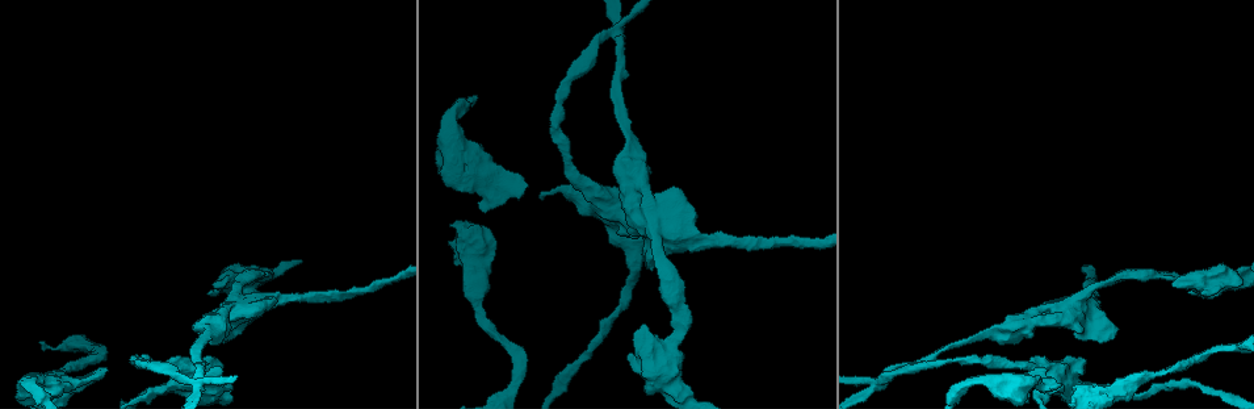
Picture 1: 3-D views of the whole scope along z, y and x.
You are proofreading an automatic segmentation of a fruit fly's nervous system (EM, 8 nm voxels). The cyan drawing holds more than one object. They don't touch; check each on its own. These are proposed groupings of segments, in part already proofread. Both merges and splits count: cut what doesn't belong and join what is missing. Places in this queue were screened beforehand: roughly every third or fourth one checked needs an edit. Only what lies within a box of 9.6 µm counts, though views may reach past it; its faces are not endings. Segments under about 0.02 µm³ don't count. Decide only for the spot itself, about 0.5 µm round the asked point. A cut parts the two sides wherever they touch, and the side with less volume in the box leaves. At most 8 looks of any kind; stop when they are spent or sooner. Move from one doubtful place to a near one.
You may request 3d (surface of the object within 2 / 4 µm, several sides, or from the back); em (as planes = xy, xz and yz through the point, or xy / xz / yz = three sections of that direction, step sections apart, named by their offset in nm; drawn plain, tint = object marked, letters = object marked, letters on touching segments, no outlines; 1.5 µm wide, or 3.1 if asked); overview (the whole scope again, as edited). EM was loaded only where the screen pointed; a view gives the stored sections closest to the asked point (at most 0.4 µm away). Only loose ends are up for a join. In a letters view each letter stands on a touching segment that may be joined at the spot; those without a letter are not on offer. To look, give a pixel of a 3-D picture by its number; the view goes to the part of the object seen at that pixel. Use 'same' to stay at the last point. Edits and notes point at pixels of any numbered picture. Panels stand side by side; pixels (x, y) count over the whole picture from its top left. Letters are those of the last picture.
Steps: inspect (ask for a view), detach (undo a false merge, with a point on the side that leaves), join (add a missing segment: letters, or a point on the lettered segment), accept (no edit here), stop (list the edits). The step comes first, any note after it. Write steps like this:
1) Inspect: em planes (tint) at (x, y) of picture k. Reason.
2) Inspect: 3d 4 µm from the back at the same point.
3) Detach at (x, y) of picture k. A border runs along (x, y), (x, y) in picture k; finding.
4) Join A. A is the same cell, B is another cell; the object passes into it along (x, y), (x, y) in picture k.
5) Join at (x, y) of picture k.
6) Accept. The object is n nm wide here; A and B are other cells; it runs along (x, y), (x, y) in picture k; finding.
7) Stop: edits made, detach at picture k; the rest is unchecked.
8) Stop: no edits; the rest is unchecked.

Inspect: em xz step 8 (tint) at (684, 318) of picture 1. Sharp bend.

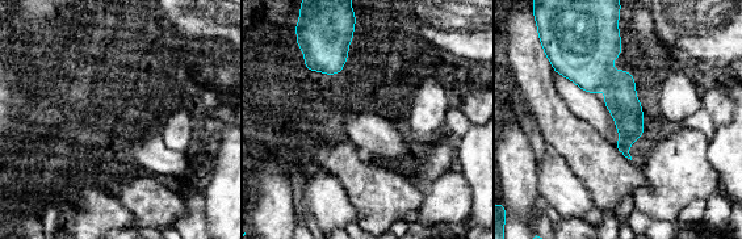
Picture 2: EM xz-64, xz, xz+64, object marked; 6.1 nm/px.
Inspect: em yz step 4 (letters) at the same point.

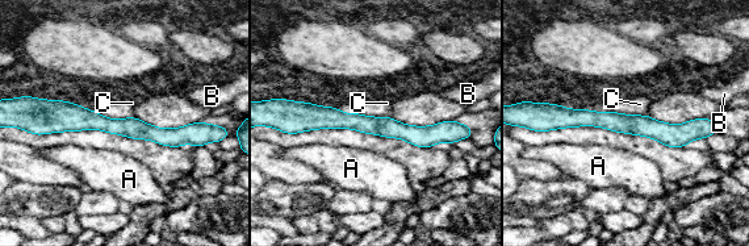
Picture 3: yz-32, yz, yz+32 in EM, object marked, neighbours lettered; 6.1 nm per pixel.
Accept. The longest contact is with C, 60 nm; A, B and C are other cells; continuous, no second cell.

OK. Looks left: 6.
Inspect: em yz step 4 (tint) at (616, 39) of picture 1. Sharp bend.

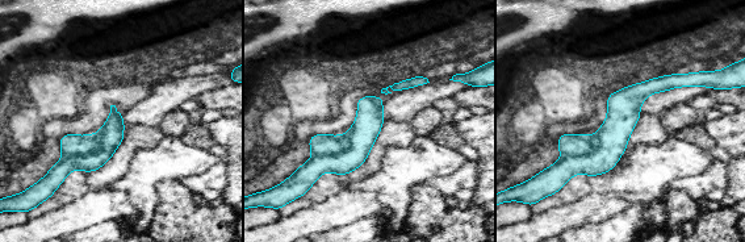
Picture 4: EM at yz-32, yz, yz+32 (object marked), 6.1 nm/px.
Inspect: em planes (letters) at the same point. Cut it another way.

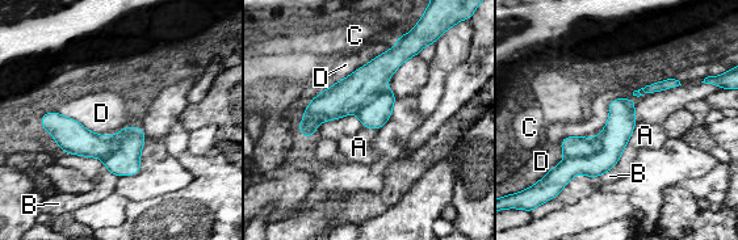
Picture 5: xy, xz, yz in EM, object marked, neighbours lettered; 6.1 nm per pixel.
Detach at (571, 146) of picture 5. The object is 90 nm wide here; A, B, C and D are other cells; the part that leaves runs along (403, 57), (330, 104), (305, 133) in picture 5; two cells meet here.

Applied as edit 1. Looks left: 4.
Stop: edits made, detach at picture 5; the rest is unchecked.

